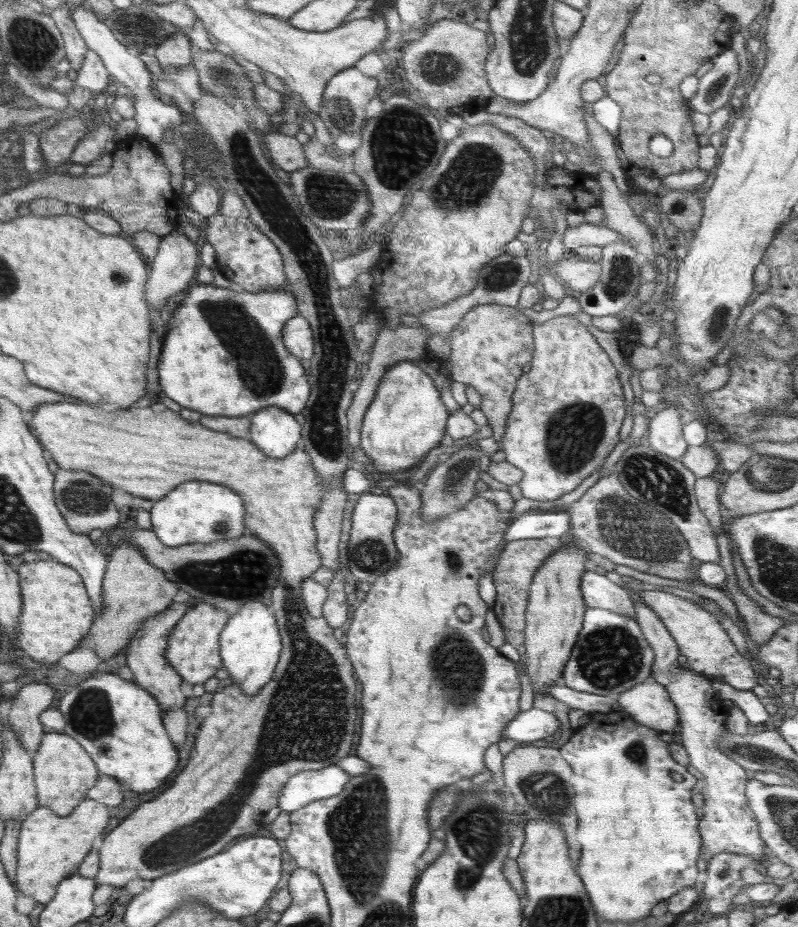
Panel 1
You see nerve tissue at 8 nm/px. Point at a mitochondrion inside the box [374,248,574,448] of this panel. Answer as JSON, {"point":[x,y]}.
{"point":[501,276]}

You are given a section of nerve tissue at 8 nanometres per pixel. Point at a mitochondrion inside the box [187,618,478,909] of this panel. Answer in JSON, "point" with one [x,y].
{"point":[359,826]}

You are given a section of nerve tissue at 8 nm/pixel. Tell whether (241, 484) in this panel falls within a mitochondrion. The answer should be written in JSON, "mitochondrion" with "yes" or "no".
{"mitochondrion":"no"}

